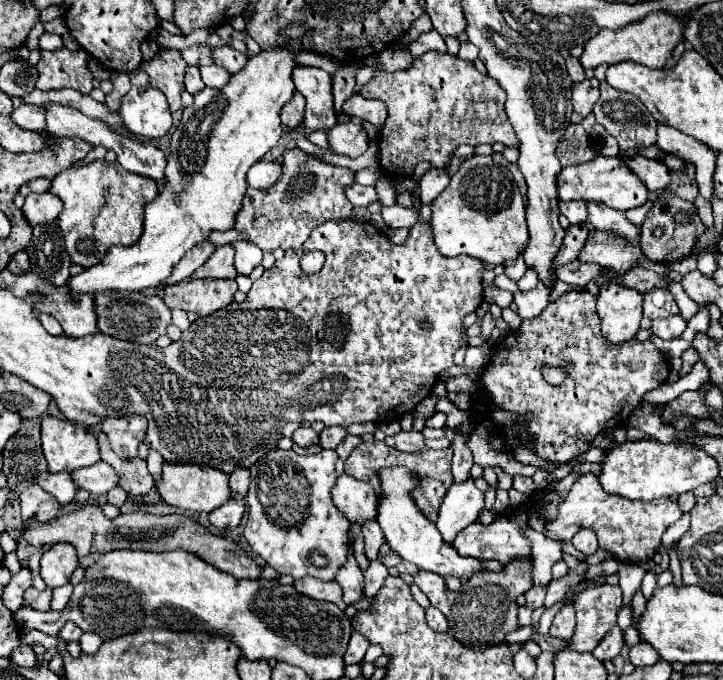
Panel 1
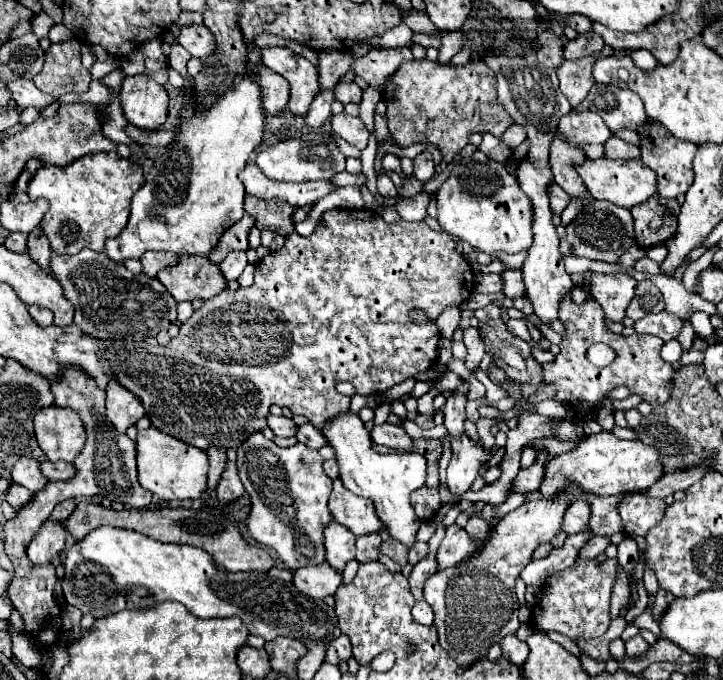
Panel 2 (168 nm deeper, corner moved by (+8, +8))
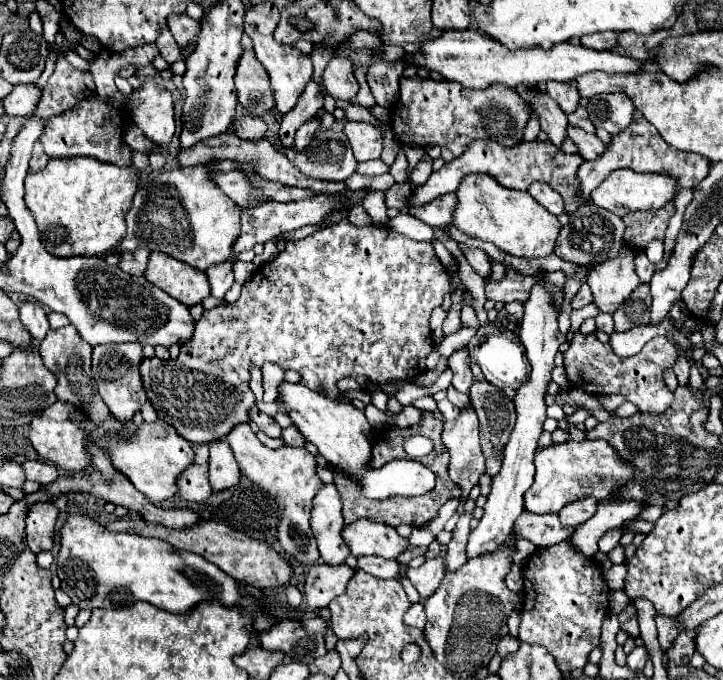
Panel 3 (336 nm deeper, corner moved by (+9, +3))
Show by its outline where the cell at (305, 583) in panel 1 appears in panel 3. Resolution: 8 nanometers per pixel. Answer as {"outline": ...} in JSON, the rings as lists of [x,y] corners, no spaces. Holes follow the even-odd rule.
{"outline":[[[319,563],[313,565],[307,573],[305,581],[305,603],[311,609],[323,609],[329,605],[331,599],[341,595],[347,589],[347,583],[351,581],[355,569],[349,565],[327,565]]]}

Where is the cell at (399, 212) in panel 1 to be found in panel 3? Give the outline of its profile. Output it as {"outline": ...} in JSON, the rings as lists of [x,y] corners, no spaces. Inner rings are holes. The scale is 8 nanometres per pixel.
{"outline":[[[445,193],[443,197],[437,197],[435,201],[429,201],[425,207],[411,209],[409,213],[423,223],[431,227],[445,227],[453,221],[453,213],[457,207],[457,195],[455,193]]]}

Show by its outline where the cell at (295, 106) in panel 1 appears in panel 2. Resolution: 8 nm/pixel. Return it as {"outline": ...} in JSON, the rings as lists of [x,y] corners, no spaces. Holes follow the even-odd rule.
{"outline":[[[254,50],[248,54],[248,60],[252,60],[252,72],[260,76],[260,84],[264,84],[264,110],[268,114],[280,114],[286,110],[290,100],[290,84],[284,76],[272,72],[270,68],[264,68],[260,64],[260,52]]]}

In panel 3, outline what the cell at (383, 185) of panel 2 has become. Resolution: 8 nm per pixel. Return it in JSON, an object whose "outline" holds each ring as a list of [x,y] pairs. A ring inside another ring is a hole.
{"outline":[[[371,191],[361,205],[375,225],[381,227],[383,223],[387,223],[387,213],[385,213],[387,207],[385,207],[385,193],[383,191]]]}

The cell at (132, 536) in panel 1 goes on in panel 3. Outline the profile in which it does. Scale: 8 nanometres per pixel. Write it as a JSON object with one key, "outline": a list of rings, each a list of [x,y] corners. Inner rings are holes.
{"outline":[[[117,519],[107,523],[107,529],[111,531],[133,531],[139,533],[143,537],[159,537],[167,543],[171,543],[177,549],[183,551],[191,551],[197,553],[201,557],[205,557],[209,563],[217,565],[221,571],[225,571],[227,575],[231,575],[237,581],[247,581],[249,585],[257,587],[257,589],[279,589],[285,587],[293,575],[293,567],[289,565],[289,561],[285,561],[275,549],[271,549],[267,543],[257,541],[247,537],[245,533],[231,529],[225,523],[217,523],[217,521],[203,521],[187,531],[173,531],[155,523],[147,523],[143,519],[139,521],[127,521],[127,519]]]}

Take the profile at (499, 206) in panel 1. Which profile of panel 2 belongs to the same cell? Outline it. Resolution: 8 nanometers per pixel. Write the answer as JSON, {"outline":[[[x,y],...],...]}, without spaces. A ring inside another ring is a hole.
{"outline":[[[476,150],[472,156],[466,156],[466,164],[456,164],[448,176],[448,180],[440,186],[436,192],[436,202],[438,202],[438,216],[436,220],[440,222],[442,230],[458,240],[468,242],[472,248],[486,252],[494,256],[496,252],[508,252],[516,254],[522,250],[528,250],[532,244],[532,204],[528,198],[520,192],[518,180],[514,174],[508,174],[504,164],[496,164],[496,160],[484,156],[484,152]]]}

